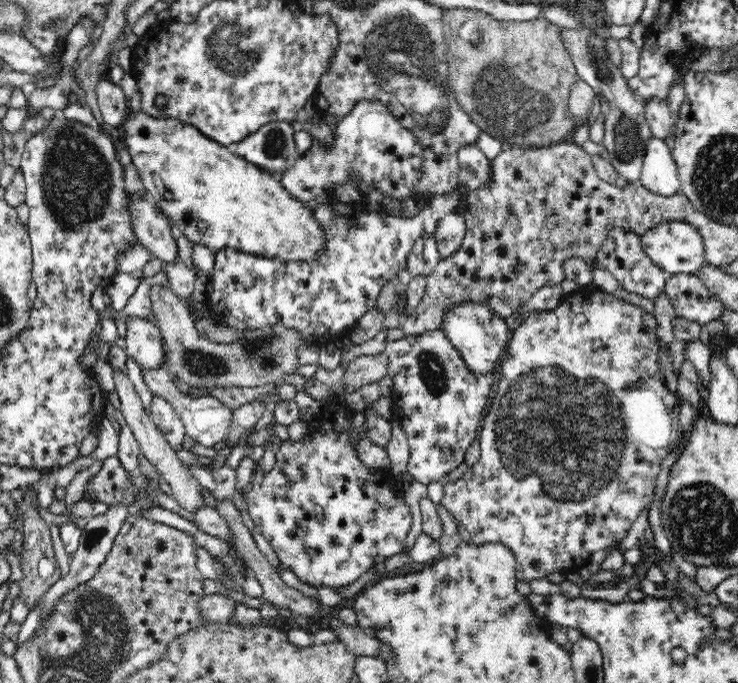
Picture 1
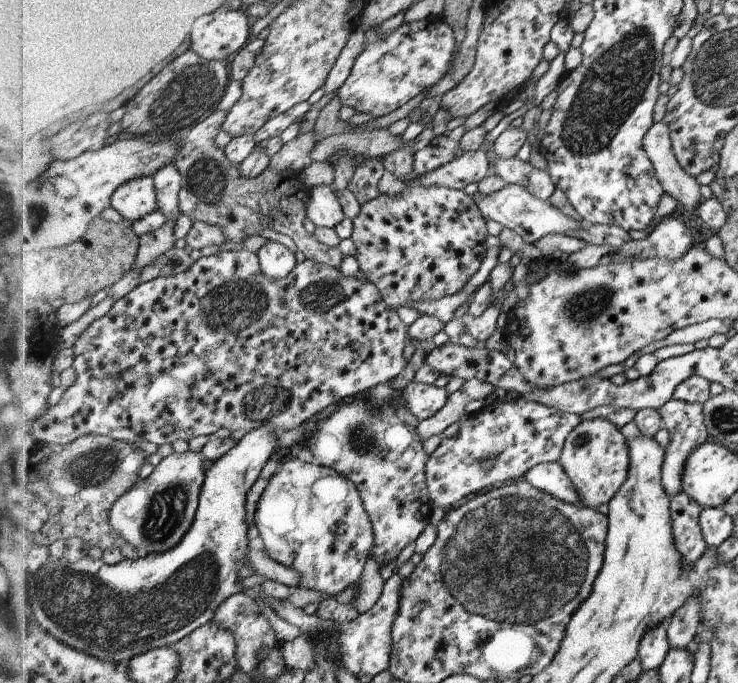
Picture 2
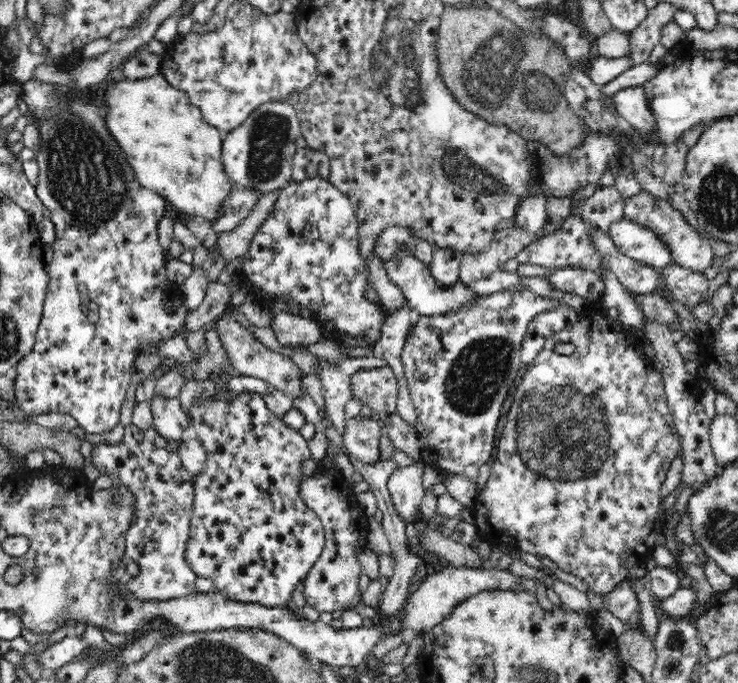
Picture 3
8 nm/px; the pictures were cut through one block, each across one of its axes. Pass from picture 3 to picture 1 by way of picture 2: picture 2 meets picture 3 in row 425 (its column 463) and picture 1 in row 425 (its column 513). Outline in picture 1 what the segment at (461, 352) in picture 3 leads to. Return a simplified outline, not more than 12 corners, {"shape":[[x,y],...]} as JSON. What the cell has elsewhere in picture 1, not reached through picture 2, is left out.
{"shape":[[441,328],[387,342],[422,484],[464,464],[494,374]]}

